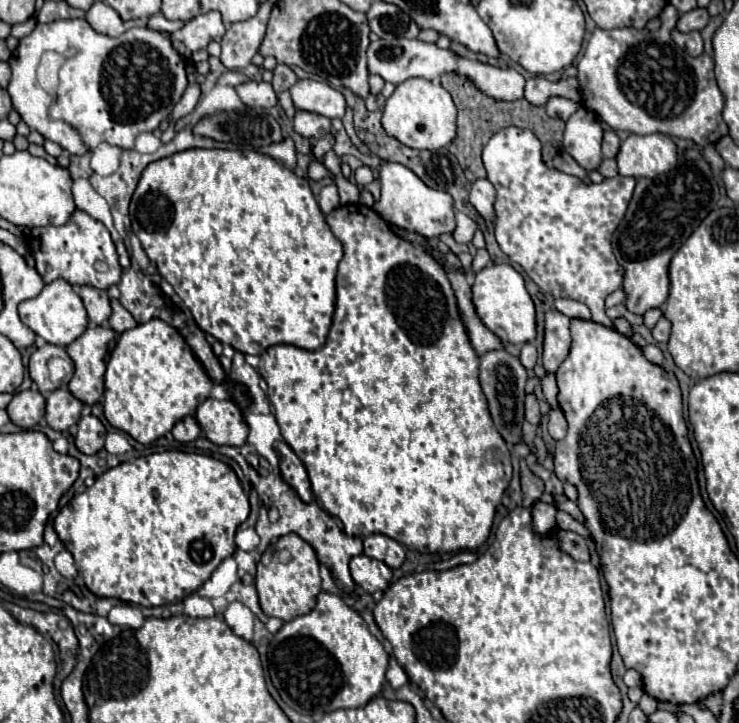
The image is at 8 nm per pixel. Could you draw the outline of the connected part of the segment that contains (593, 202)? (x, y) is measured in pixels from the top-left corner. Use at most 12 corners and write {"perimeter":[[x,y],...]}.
{"perimeter":[[520,127],[482,151],[496,241],[612,327],[636,179],[584,185]]}

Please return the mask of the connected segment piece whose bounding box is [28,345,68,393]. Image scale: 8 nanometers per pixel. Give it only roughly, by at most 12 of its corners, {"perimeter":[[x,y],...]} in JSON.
{"perimeter":[[44,345],[32,353],[28,373],[42,393],[56,385],[48,379],[52,357],[66,357],[64,347]]}

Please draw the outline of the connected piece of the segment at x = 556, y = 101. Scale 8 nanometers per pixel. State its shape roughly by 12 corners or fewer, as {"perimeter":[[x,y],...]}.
{"perimeter":[[552,97],[546,103],[546,113],[566,121],[580,105]]}

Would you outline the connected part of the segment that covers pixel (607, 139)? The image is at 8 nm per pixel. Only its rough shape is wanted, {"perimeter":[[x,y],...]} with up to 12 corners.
{"perimeter":[[612,129],[604,133],[602,157],[616,157],[622,141]]}

